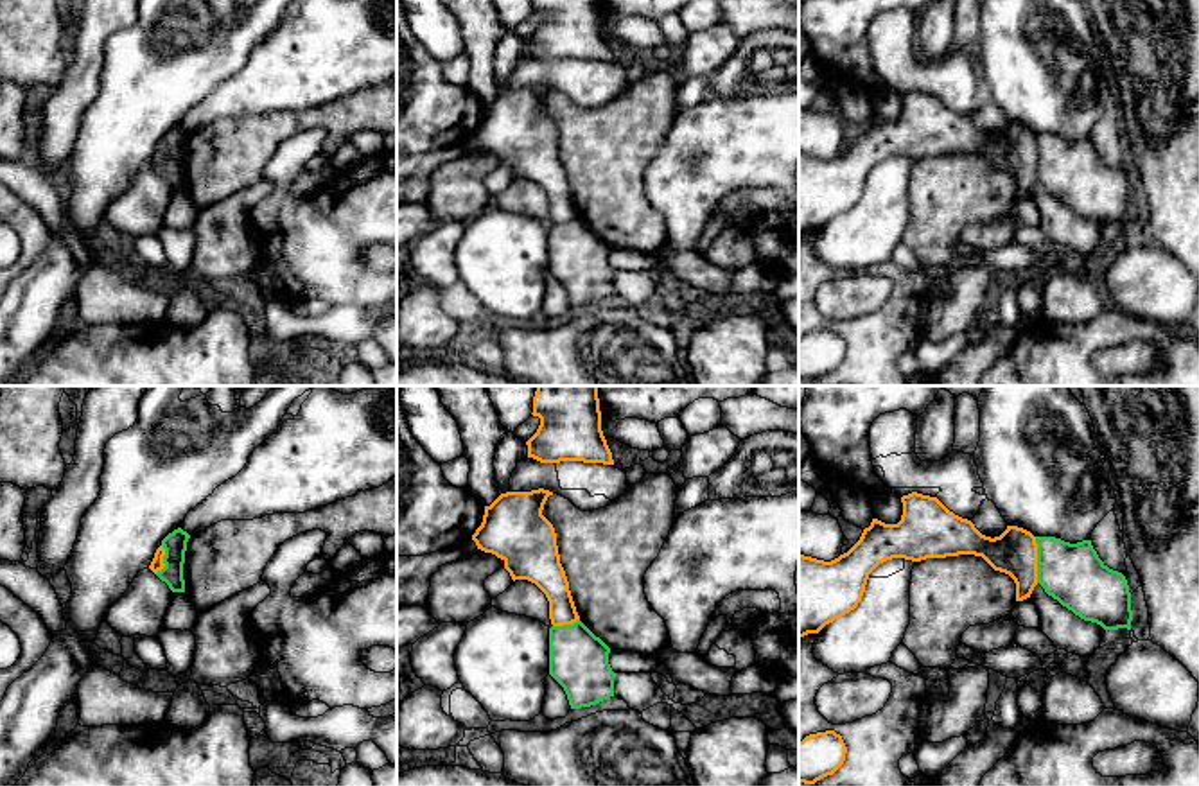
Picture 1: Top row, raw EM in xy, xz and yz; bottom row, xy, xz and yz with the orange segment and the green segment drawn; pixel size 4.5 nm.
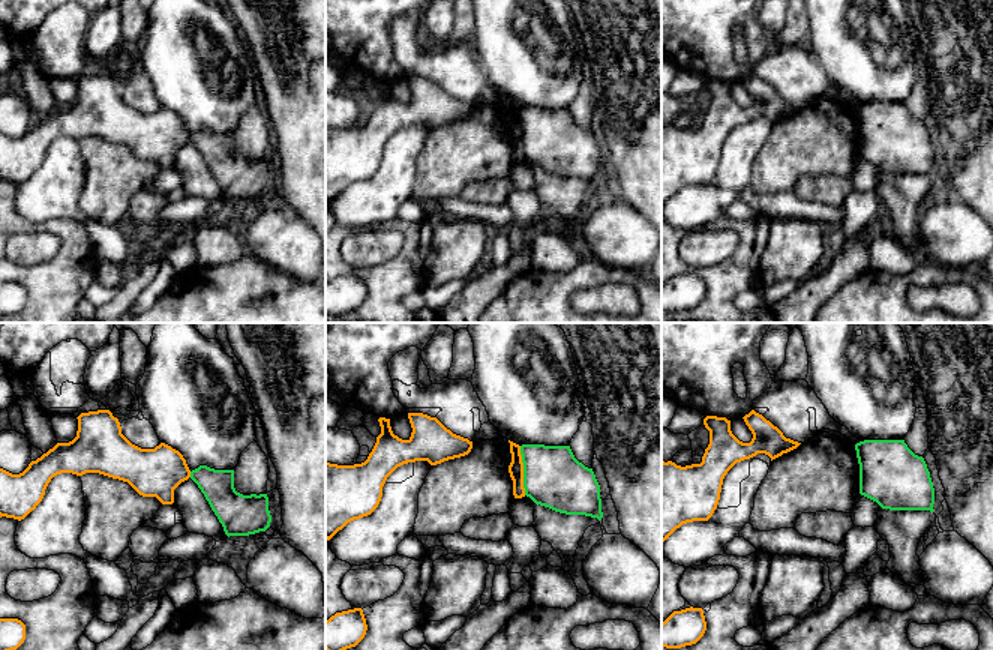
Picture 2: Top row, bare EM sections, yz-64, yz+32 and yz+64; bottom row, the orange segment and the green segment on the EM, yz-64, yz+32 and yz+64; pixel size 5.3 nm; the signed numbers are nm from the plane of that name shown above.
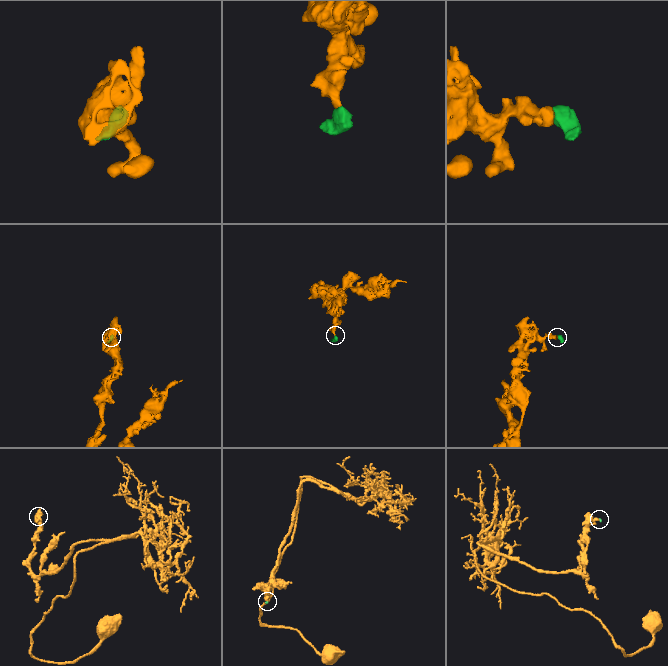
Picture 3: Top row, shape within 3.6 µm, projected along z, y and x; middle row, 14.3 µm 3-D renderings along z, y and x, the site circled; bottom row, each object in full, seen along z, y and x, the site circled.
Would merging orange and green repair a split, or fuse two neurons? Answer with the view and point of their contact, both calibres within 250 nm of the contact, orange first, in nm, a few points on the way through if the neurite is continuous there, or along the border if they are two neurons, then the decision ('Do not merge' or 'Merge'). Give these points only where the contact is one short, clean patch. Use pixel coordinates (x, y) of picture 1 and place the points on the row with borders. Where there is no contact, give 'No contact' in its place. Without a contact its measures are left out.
Touches orange at yz (1036, 560). Thickness 200 nm (orange) against 280 nm. Boundary: yz (1034, 537), (1038, 582). Do not merge

